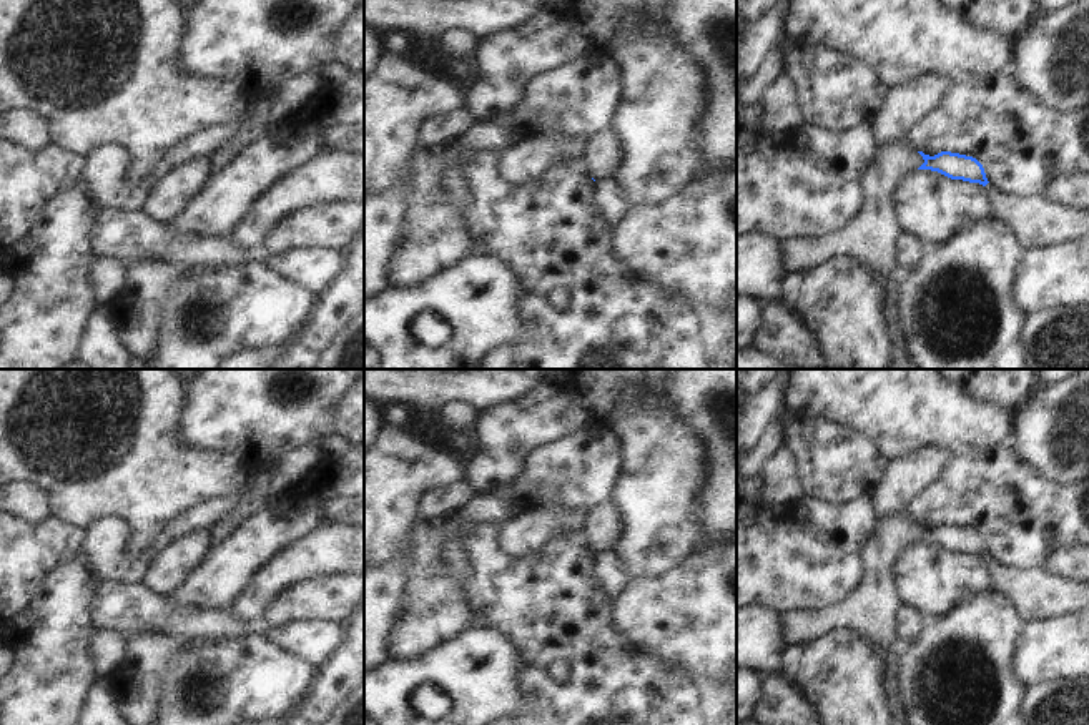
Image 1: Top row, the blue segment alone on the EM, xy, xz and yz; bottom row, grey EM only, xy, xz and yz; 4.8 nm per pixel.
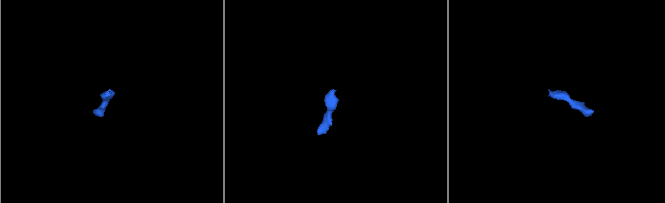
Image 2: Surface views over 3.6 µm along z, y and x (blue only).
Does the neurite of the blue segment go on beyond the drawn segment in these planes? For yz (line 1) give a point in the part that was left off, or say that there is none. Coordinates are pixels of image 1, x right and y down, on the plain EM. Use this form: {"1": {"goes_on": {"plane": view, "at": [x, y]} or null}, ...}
{"1": {"goes_on": {"plane": "yz", "at": [872, 611]}}}

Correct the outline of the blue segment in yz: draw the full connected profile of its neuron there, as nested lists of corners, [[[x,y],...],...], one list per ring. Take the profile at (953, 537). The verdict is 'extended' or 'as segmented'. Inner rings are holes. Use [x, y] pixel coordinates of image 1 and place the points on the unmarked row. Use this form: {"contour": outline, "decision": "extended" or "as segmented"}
{"contour": [[[914,510],[899,512],[875,522],[861,550],[865,577],[855,594],[843,604],[825,610],[795,610],[783,614],[785,645],[808,644],[833,630],[853,630],[871,647],[885,653],[885,690],[891,725],[908,725],[898,685],[898,635],[894,622],[901,609],[894,582],[899,554],[914,542],[938,544],[951,552],[986,559],[983,537],[966,527],[941,524],[934,529],[916,522]]], "decision": "extended"}

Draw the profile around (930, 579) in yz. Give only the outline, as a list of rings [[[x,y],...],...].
[[[914,542],[899,554],[894,582],[901,604],[924,620],[939,619],[991,590],[983,557],[951,552],[931,542]]]

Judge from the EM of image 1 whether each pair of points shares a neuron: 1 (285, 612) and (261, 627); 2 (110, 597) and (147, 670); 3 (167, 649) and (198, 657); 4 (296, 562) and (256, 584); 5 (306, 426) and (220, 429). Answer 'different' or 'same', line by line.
1: different
2: different
3: different
4: same
5: same

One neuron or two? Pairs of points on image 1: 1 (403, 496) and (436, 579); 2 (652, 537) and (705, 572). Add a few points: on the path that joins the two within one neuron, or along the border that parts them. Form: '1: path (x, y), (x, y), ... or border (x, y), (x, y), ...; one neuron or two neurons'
1: path (403, 516), (426, 539), (426, 559); one neuron
2: border (694, 551), (669, 569), (650, 576); two neurons

